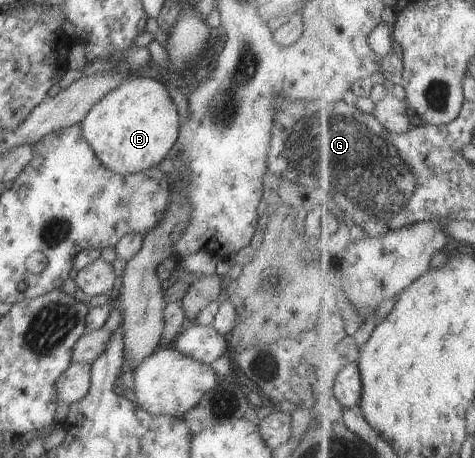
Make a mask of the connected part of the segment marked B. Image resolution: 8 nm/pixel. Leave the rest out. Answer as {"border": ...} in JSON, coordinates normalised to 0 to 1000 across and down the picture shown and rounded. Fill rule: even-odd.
{"border":[[[274,168],[194,229],[166,277],[211,360],[261,382],[328,365],[371,312],[379,262],[345,183],[328,172]]]}

